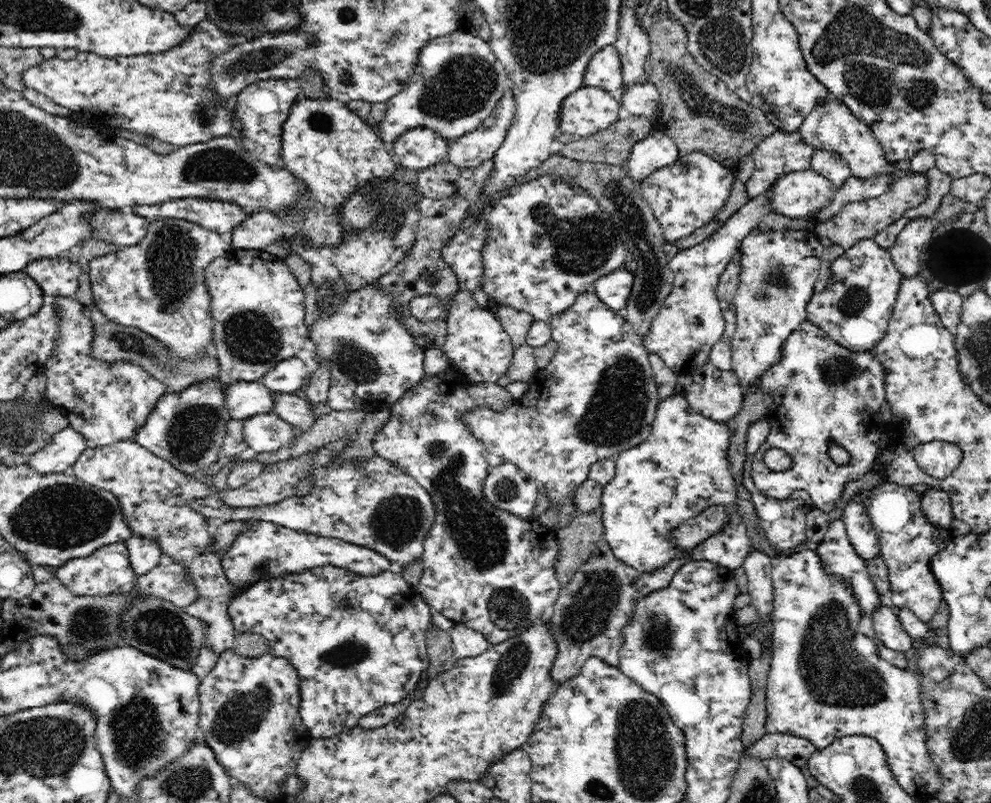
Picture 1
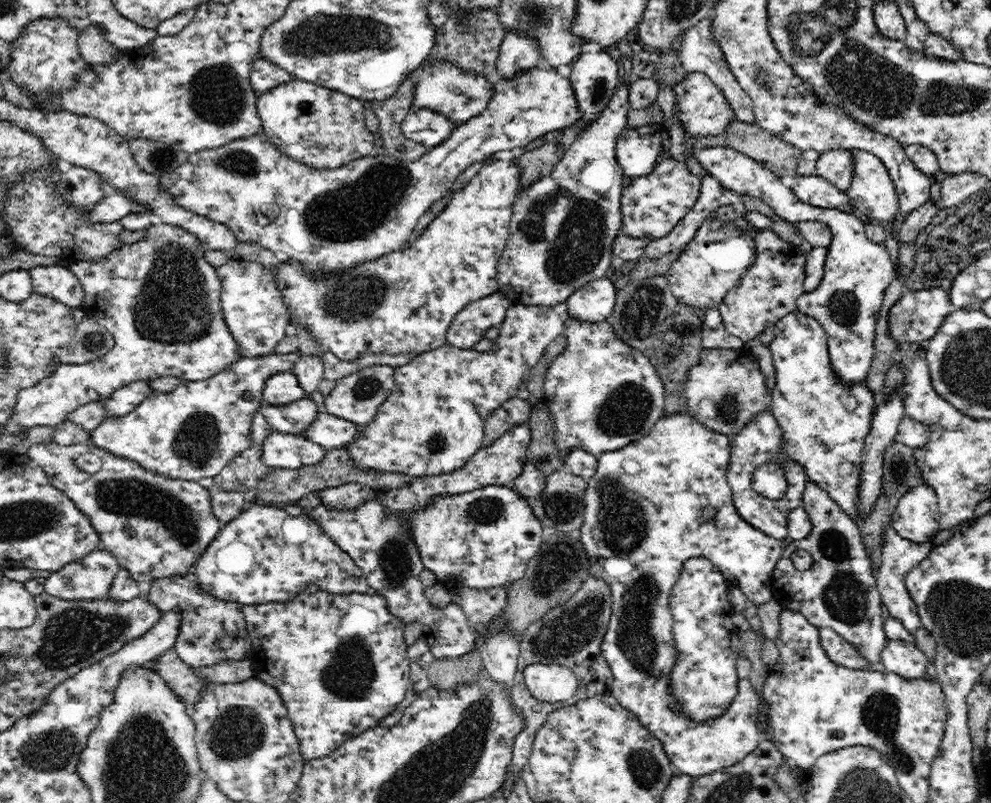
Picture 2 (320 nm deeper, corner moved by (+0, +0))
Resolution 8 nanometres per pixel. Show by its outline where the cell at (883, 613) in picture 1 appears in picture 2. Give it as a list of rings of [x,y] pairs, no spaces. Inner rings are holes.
[[[888,640],[881,652],[884,670],[904,677],[923,677],[927,656],[915,645],[902,640]]]

